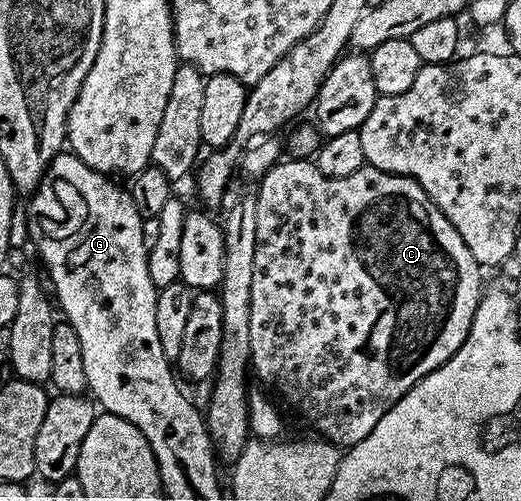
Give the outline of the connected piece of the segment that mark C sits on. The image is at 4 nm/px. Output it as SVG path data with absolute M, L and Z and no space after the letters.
M281 160L276 165L271 166L259 179L260 186L254 191L256 200L256 243L254 244L254 280L250 280L250 370L253 375L256 374L269 386L267 389L273 395L281 394L284 402L292 410L297 410L314 429L317 430L321 439L327 440L337 448L351 448L362 440L366 440L366 436L370 436L370 432L374 432L374 424L378 424L378 420L382 420L382 416L386 416L386 412L390 412L390 408L394 408L394 404L398 404L398 400L402 400L402 396L406 396L406 392L410 392L410 388L414 388L414 384L418 384L430 372L434 372L442 364L446 364L446 360L450 360L460 349L466 340L466 336L472 327L474 320L474 312L480 303L480 295L482 293L482 285L480 286L480 273L482 267L480 263L474 260L474 256L470 252L470 248L466 248L466 244L462 240L462 236L458 236L458 232L454 228L454 224L450 224L450 220L446 220L446 216L440 209L430 200L430 196L426 196L426 192L420 187L413 178L404 178L400 174L391 174L385 170L379 170L370 165L364 165L358 172L354 172L354 176L342 176L341 178L331 178L330 176L322 176L322 172L315 164L308 160Z

